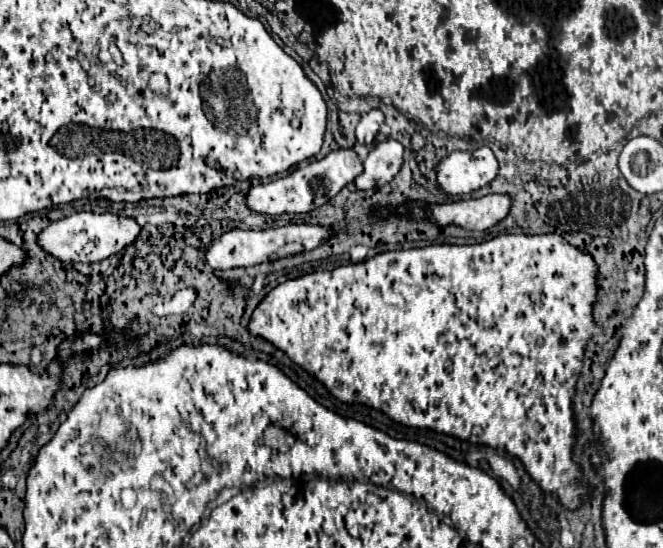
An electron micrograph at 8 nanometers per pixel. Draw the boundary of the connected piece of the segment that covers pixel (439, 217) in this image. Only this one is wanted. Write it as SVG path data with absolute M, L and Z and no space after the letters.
M487 195L481 199L467 199L451 205L431 205L427 217L437 225L459 225L473 231L483 231L501 221L509 211L511 199L507 195Z

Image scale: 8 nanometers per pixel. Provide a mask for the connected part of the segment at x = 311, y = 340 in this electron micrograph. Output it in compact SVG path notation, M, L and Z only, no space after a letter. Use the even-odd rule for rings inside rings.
M499 235L491 241L485 241L485 243L479 243L479 245L471 245L471 247L449 247L449 245L429 245L429 247L421 247L421 249L409 249L409 251L387 251L387 253L379 253L375 255L373 259L367 259L363 263L353 263L353 265L343 265L333 269L332 271L317 271L311 273L311 275L305 275L305 277L299 277L299 279L291 279L291 281L285 281L281 285L277 285L259 305L257 309L253 311L253 317L249 321L249 331L251 335L259 335L267 341L271 341L275 347L279 347L281 351L285 351L289 355L291 361L295 361L299 367L307 369L309 373L313 373L321 383L325 383L325 387L343 403L363 403L363 405L369 405L373 409L379 409L383 411L385 415L389 415L393 421L397 423L403 423L403 425L409 425L409 427L421 427L421 429L435 429L439 433L447 433L447 435L455 435L459 439L471 439L473 434L479 435L482 432L485 433L485 445L489 447L505 447L511 455L517 455L525 469L529 471L529 475L539 483L539 487L543 491L555 491L561 495L561 503L569 509L575 509L579 507L581 503L581 497L585 497L587 493L587 487L583 487L579 483L581 479L581 473L579 473L579 467L571 461L571 451L573 451L573 443L575 443L575 421L573 421L573 411L571 411L571 399L573 399L573 393L575 393L575 383L577 383L577 377L581 373L581 365L583 365L583 351L585 351L585 345L589 341L589 337L595 333L595 323L593 323L593 317L591 317L591 309L593 309L593 301L595 301L595 261L591 255L583 253L581 249L575 249L571 247L561 235ZM475 428L481 428L480 433L475 433Z

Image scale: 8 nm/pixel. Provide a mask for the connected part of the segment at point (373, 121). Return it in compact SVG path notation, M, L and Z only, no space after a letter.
M371 109L369 113L365 113L357 125L359 143L371 145L375 141L375 135L379 133L381 125L383 125L383 113L379 109Z

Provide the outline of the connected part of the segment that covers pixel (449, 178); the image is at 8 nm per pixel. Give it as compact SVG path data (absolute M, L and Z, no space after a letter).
M489 147L477 151L453 151L435 167L437 185L449 195L473 193L497 175L497 159Z

